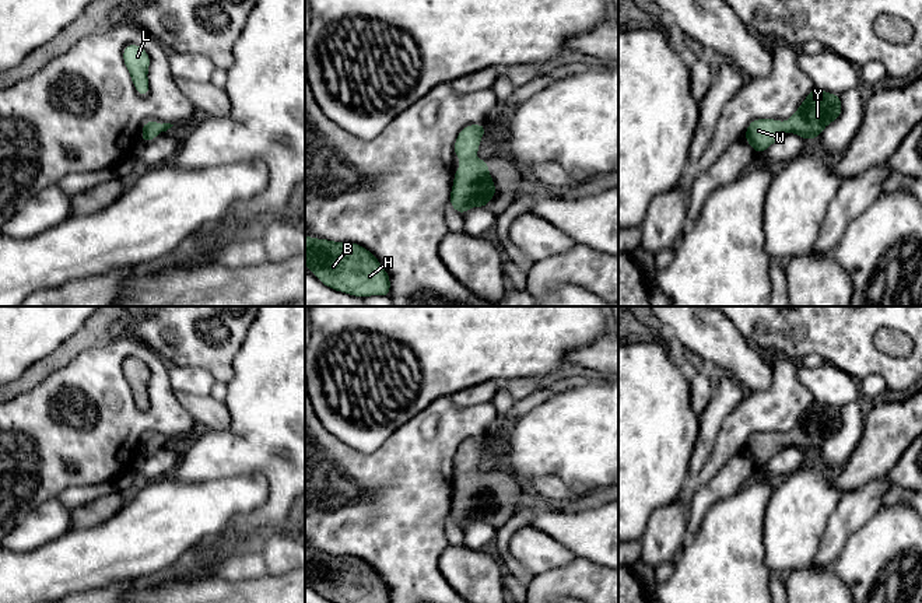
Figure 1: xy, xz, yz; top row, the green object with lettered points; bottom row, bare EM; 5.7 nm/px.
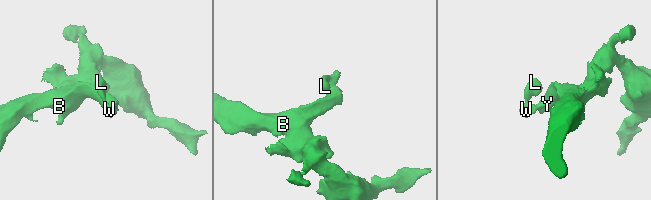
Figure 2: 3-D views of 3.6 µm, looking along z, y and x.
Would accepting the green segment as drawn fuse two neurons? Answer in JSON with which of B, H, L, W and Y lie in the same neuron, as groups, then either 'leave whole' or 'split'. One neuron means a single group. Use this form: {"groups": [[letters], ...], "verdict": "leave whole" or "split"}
{"groups": [["B", "H", "L", "W", "Y"]], "verdict": "leave whole"}

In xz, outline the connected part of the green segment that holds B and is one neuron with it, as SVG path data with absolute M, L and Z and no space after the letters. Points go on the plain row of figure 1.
M305 548L305 579L332 603L390 603L390 590L383 579L355 555Z

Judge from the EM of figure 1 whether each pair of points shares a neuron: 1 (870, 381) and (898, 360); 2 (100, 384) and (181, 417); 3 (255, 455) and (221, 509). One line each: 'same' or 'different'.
1: different
2: same
3: different

